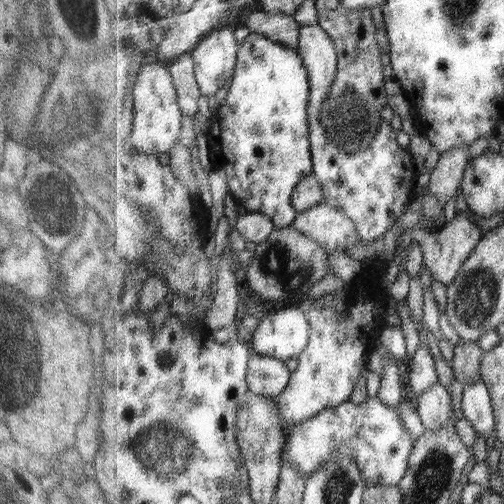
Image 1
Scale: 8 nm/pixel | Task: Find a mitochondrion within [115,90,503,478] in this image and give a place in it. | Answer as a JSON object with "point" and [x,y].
{"point":[159,445]}

